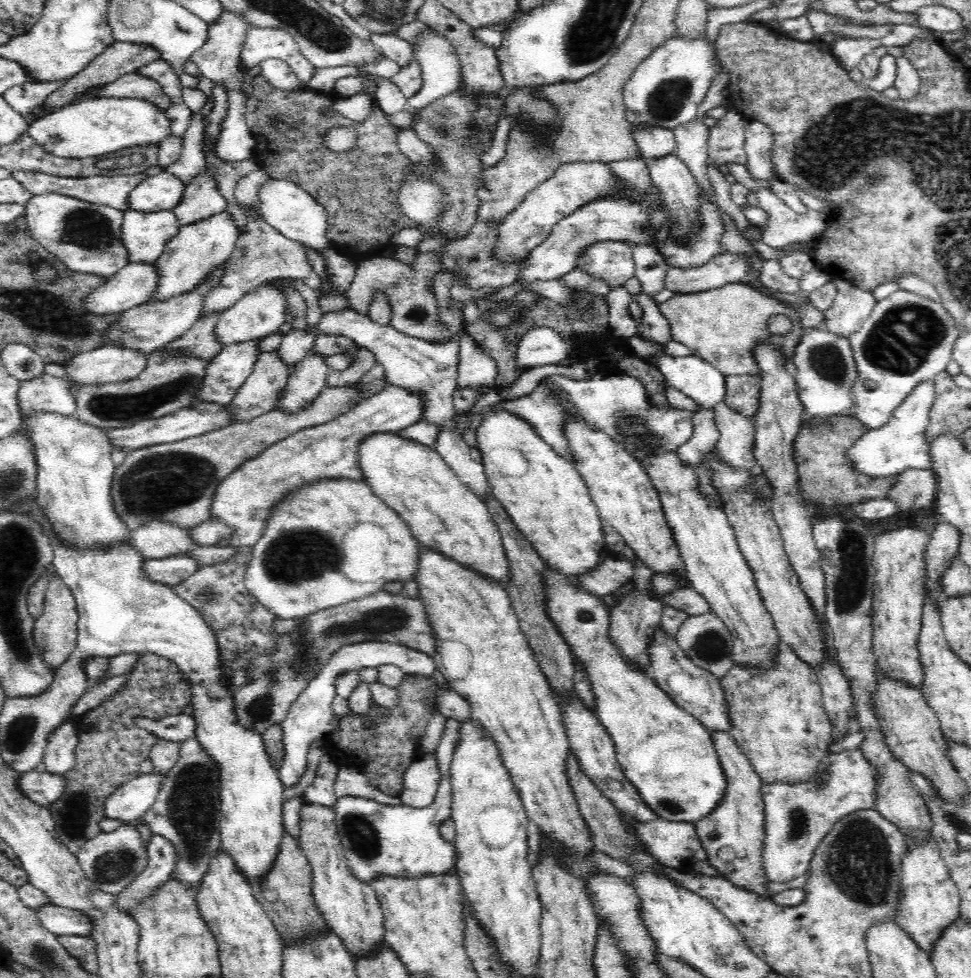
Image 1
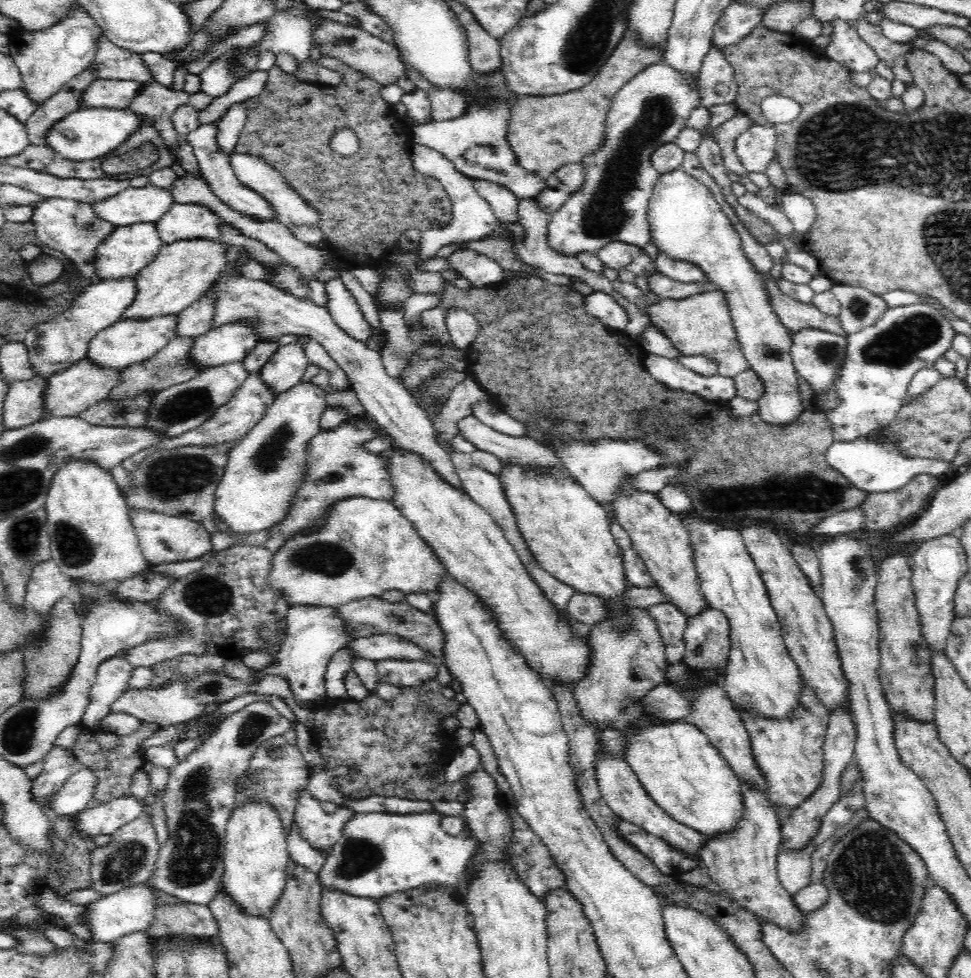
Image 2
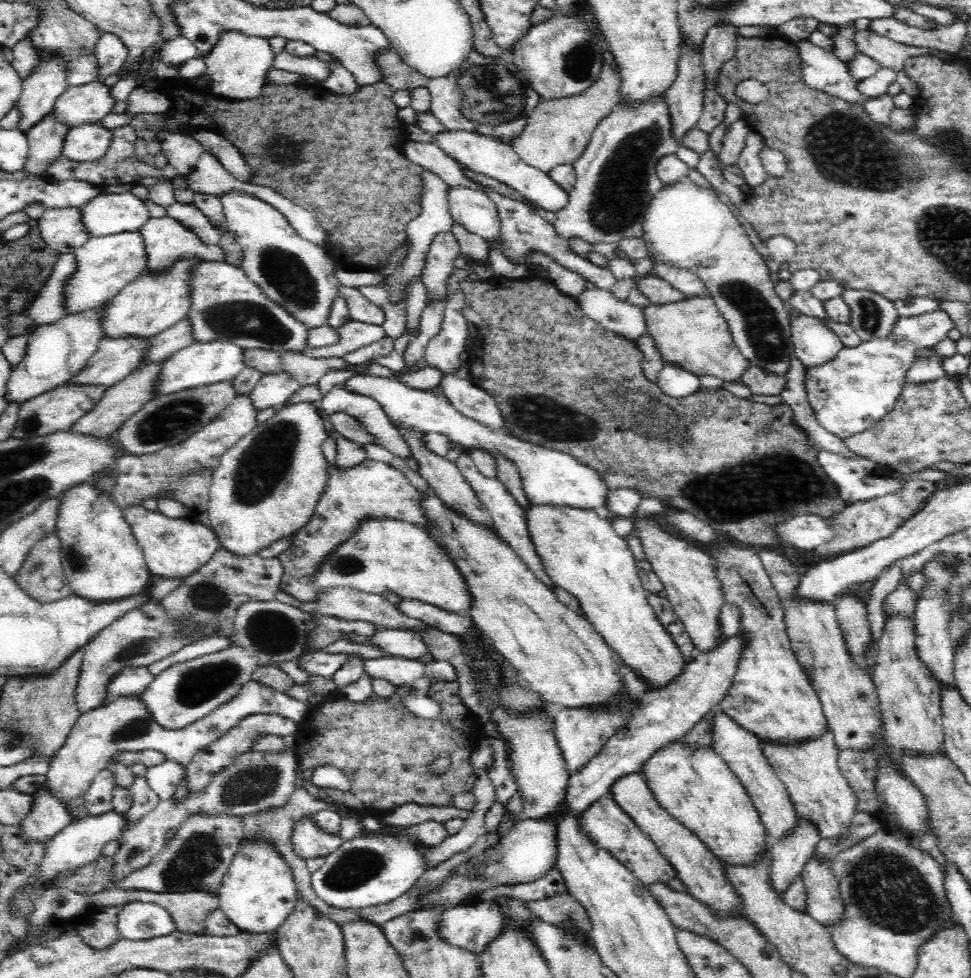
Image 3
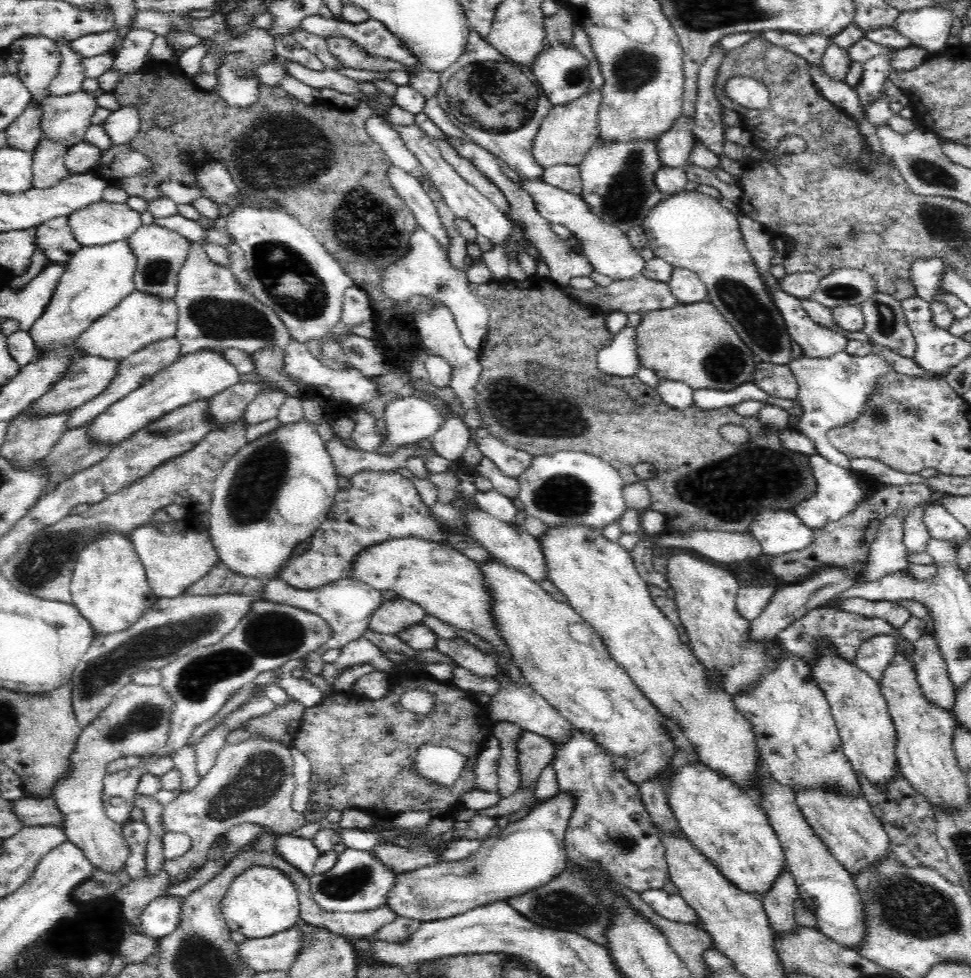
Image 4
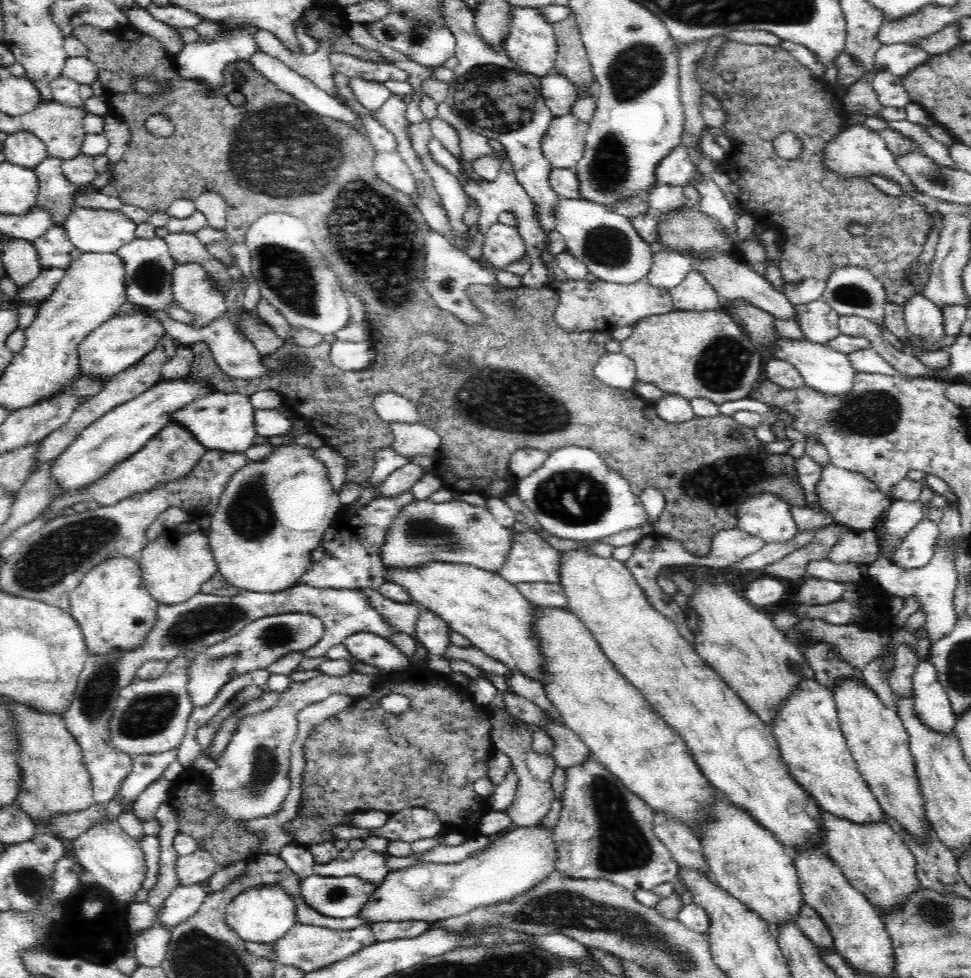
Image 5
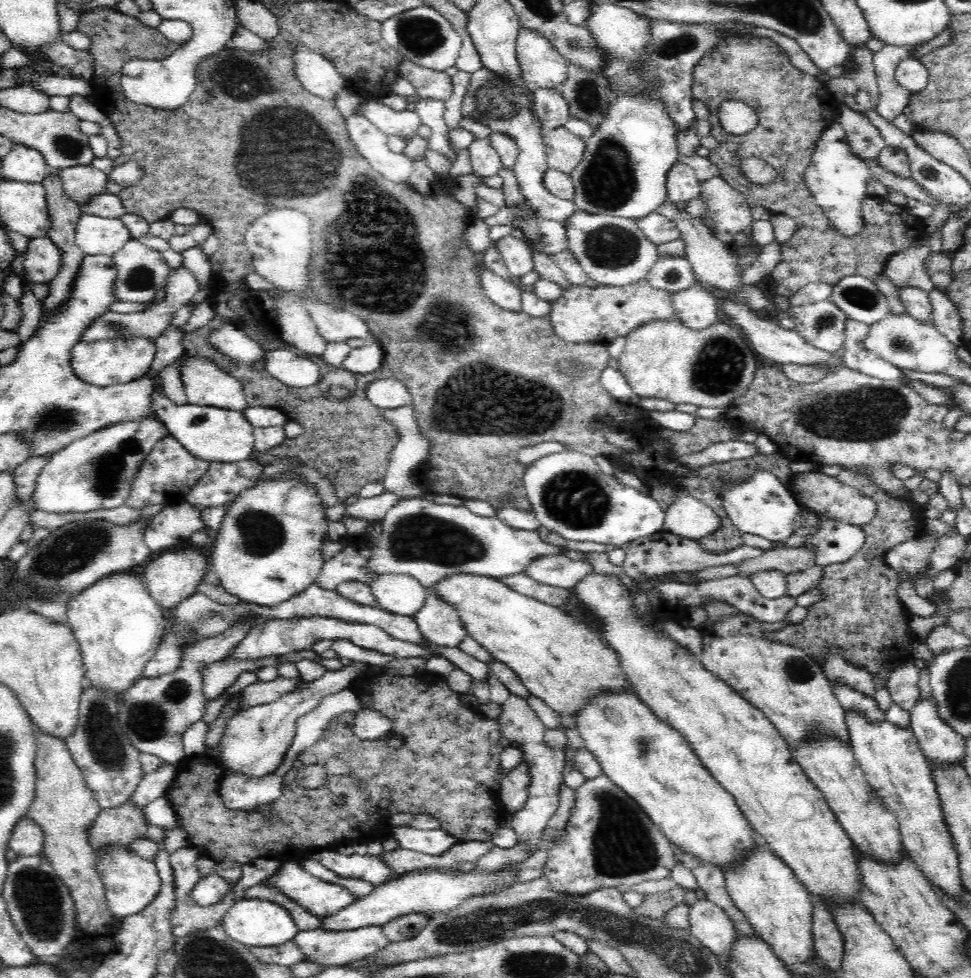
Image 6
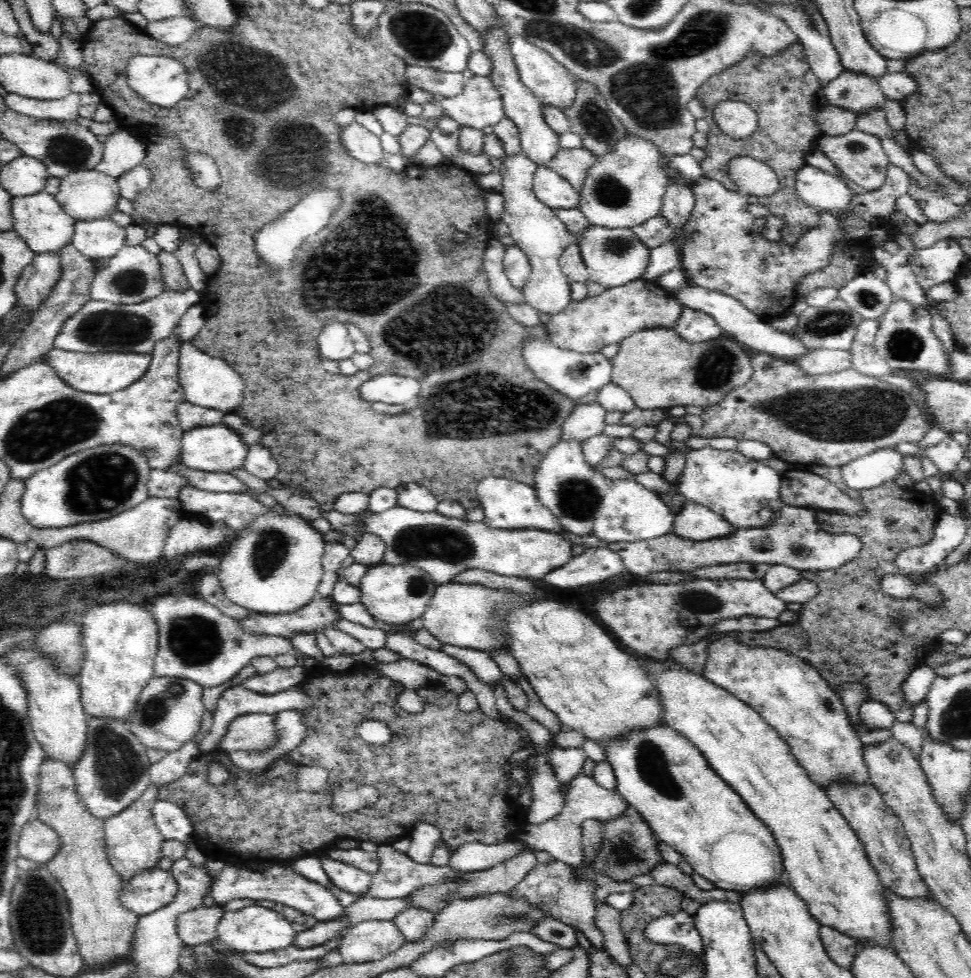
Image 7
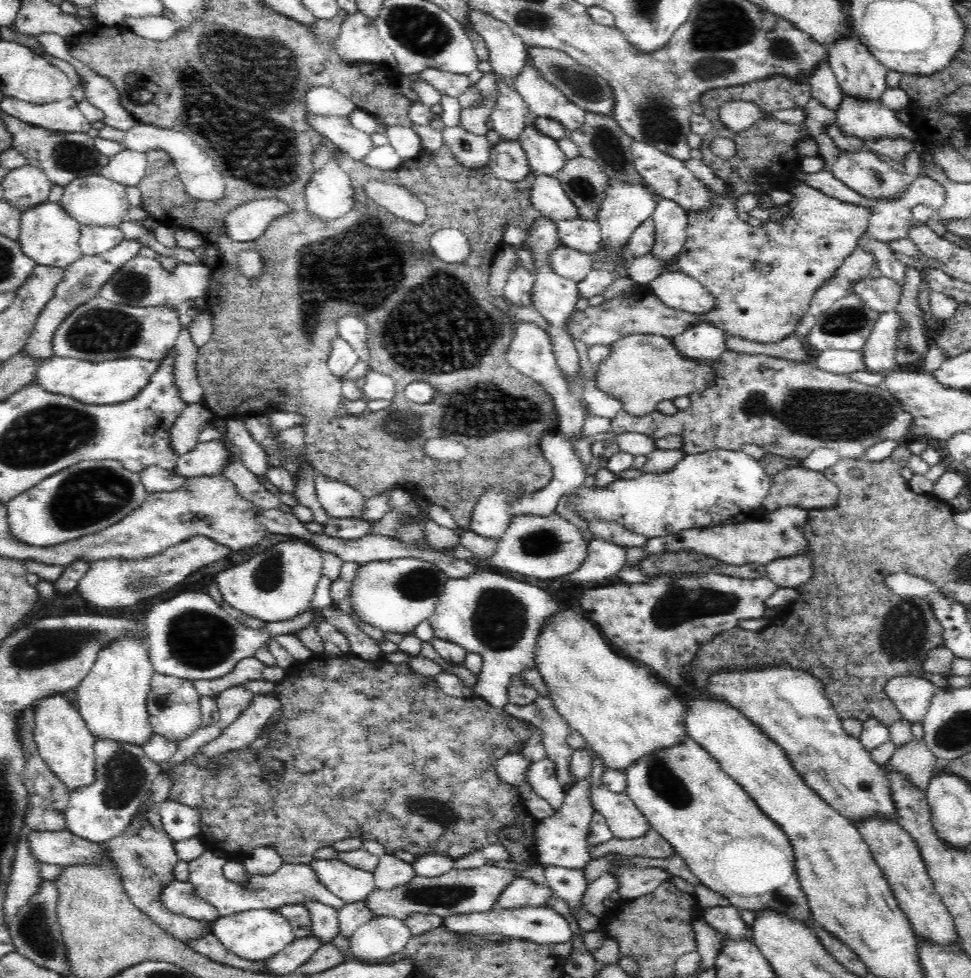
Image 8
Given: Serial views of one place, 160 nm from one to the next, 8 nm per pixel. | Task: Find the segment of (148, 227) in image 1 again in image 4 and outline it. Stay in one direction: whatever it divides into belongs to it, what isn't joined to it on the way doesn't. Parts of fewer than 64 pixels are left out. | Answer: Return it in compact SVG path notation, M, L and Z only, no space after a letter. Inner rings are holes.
M127 240L106 246L82 246L68 261L46 310L28 330L33 338L37 360L42 360L44 354L48 358L50 353L46 352L50 352L50 348L67 348L76 352L81 334L99 317L114 310L130 292L134 292L134 270L135 258Z

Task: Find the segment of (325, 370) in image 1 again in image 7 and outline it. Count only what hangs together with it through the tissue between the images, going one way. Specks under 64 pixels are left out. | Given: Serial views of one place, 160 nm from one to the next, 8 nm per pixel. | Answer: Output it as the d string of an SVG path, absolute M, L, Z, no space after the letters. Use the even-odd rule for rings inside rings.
M281 507L281 512L266 514L258 518L250 528L231 534L230 546L221 559L217 577L224 589L226 598L262 615L280 615L296 613L306 604L319 597L318 585L323 577L322 557L325 551L325 539L320 532L310 525L308 520L288 514Z

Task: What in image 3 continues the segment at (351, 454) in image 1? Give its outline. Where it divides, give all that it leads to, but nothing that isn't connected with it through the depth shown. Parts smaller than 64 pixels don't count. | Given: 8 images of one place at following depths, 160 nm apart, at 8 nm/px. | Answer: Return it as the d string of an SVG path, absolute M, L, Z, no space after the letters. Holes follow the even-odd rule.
M366 458L348 470L338 470L331 464L328 486L316 506L312 520L308 522L308 526L291 537L294 546L277 556L283 566L280 589L298 599L313 601L319 593L314 576L322 570L324 562L334 554L334 550L338 550L344 542L358 534L358 530L370 518L401 520L427 531L432 530L434 525L426 515L420 494L421 492L410 484L410 480L404 474L374 460Z

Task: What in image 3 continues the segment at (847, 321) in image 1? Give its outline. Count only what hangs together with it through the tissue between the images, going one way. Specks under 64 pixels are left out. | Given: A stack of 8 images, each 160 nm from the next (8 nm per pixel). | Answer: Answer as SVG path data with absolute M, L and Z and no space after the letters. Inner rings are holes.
M849 288L842 292L842 298L852 309L850 326L863 342L888 338L894 332L900 313L894 302L885 296L871 290Z

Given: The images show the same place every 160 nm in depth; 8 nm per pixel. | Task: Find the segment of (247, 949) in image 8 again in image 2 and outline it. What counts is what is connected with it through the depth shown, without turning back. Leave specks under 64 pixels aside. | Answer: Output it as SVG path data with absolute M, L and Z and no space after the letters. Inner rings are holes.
M244 802L240 808L236 806L226 826L224 854L221 890L245 916L269 919L285 894L286 870L291 858L277 812L265 802Z

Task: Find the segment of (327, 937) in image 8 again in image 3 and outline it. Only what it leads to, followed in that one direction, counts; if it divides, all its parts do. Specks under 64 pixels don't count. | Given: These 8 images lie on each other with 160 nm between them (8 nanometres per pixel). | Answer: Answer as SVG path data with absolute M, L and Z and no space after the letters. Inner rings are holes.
M364 814L362 823L366 825L366 834L358 840L343 842L340 848L325 857L324 864L311 874L312 888L315 890L318 899L326 902L326 905L339 909L362 909L386 905L410 892L420 876L426 872L423 868L423 850L426 846L410 844L403 838L391 834L389 830L383 832L381 824L384 821L375 816ZM132 902L121 908L118 929L124 938L141 941L172 934L175 922L170 912L160 905Z

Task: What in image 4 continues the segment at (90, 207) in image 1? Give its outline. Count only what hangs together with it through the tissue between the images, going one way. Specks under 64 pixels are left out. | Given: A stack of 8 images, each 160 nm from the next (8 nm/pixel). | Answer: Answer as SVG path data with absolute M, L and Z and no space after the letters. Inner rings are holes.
M57 217L40 224L36 229L36 246L51 264L66 266L70 258L82 248L74 240L67 221L66 217Z

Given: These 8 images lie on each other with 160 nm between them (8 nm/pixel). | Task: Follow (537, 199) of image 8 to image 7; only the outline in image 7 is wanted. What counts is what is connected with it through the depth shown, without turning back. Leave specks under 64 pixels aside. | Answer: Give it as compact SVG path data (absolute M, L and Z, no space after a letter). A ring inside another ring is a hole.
M537 166L533 191L542 205L554 211L579 209L580 194L548 166Z

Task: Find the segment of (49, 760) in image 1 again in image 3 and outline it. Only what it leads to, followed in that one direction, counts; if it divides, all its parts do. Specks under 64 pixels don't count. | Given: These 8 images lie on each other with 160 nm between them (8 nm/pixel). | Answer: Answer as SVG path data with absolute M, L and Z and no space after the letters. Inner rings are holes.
M44 784L36 792L32 793L32 795L36 797L36 800L34 800L32 812L19 824L18 838L22 842L25 842L25 844L48 842L48 840L52 841L52 838L56 836L56 834L61 834L62 830L70 824L69 814L67 814L67 810L63 808L63 804L47 792L47 786Z

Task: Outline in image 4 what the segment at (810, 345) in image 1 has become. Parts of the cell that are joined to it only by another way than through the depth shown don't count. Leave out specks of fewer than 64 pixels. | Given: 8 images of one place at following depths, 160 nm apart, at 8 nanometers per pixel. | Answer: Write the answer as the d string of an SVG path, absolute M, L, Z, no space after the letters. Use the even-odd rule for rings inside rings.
M767 288L767 294L779 310L791 340L802 347L803 354L826 358L849 348L850 339L811 320L799 298L780 288Z

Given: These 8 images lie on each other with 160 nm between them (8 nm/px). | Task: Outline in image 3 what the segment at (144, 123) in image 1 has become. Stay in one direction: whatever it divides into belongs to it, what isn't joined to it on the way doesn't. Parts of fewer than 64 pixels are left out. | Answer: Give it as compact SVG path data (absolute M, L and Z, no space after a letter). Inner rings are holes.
M84 124L68 129L63 156L73 162L95 162L106 155L113 134L111 130L99 125Z

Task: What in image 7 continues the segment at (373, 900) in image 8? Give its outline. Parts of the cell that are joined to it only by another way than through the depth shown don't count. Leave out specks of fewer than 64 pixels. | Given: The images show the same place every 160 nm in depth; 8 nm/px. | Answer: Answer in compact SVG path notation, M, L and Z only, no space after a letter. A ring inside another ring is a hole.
M532 848L524 850L520 856L506 863L500 863L486 870L465 873L458 871L451 879L439 883L428 883L419 886L406 896L406 903L410 908L421 908L433 915L440 914L446 906L455 901L472 901L483 897L492 897L498 894L509 894L514 886L538 864L535 851Z

